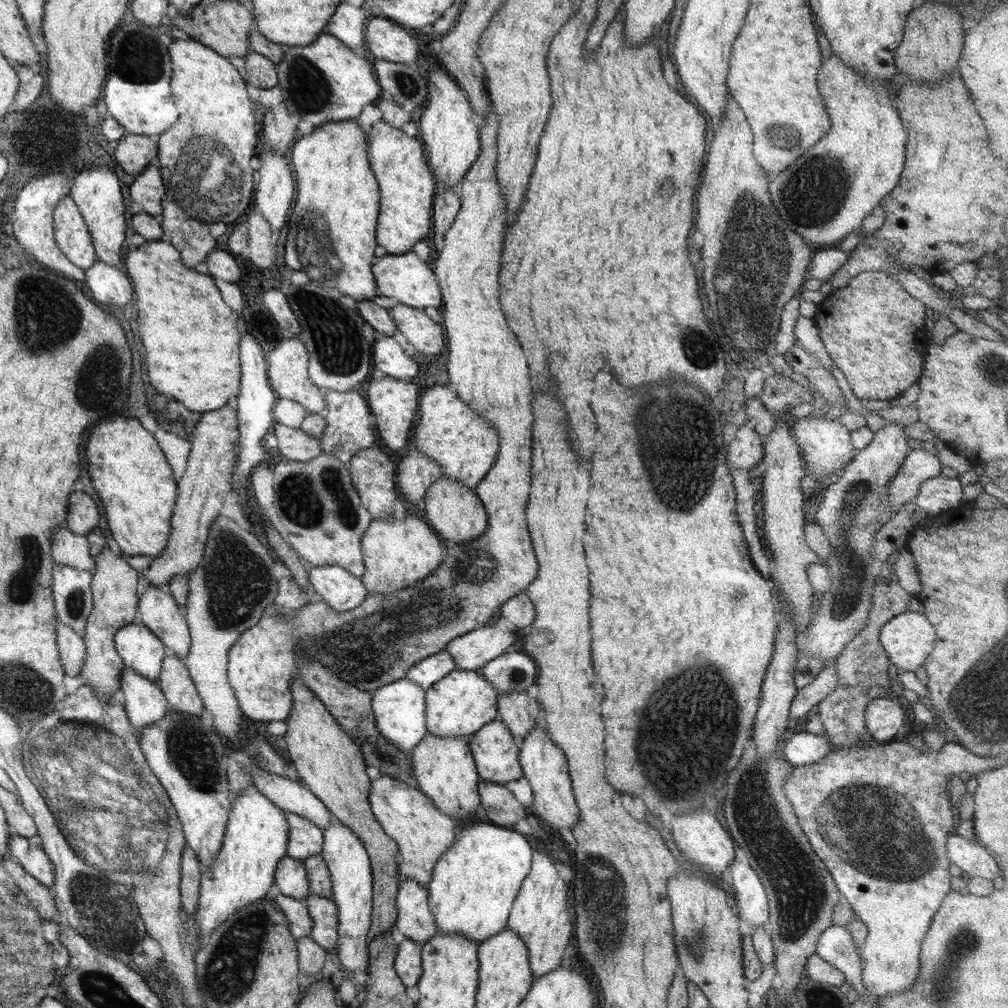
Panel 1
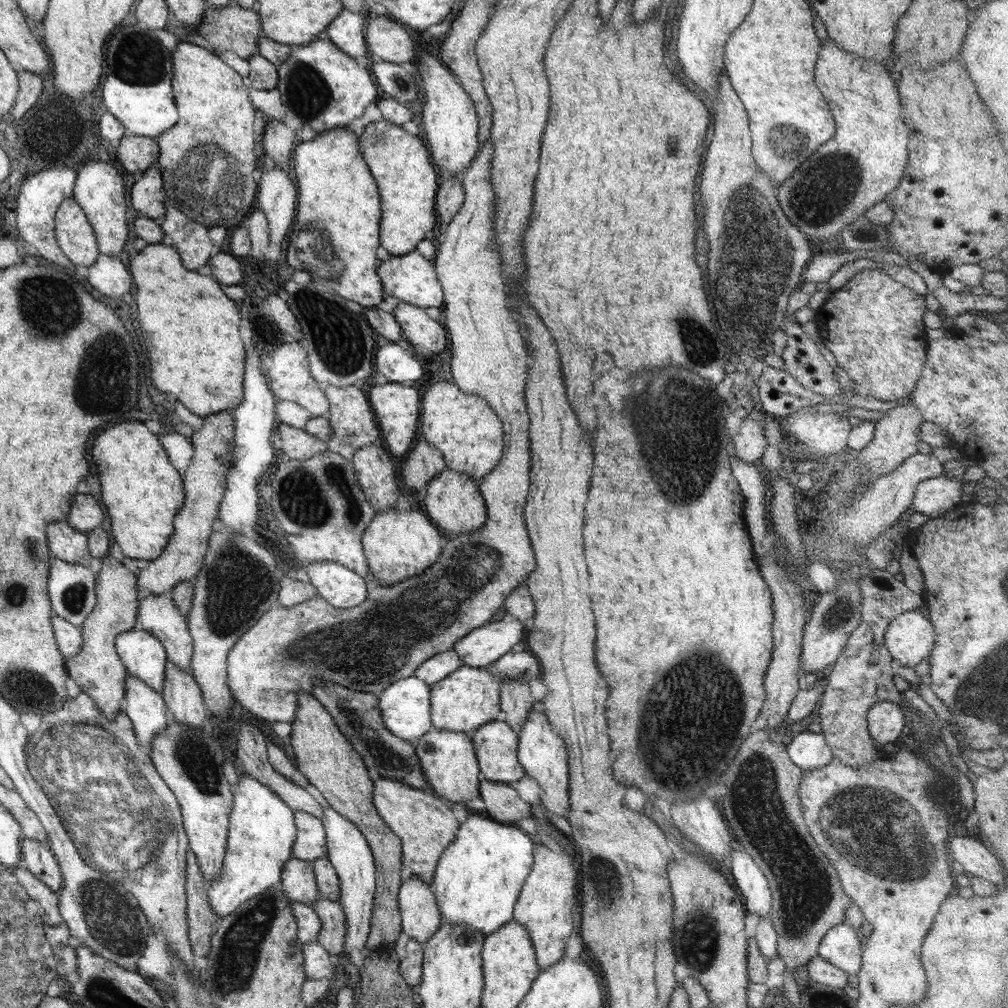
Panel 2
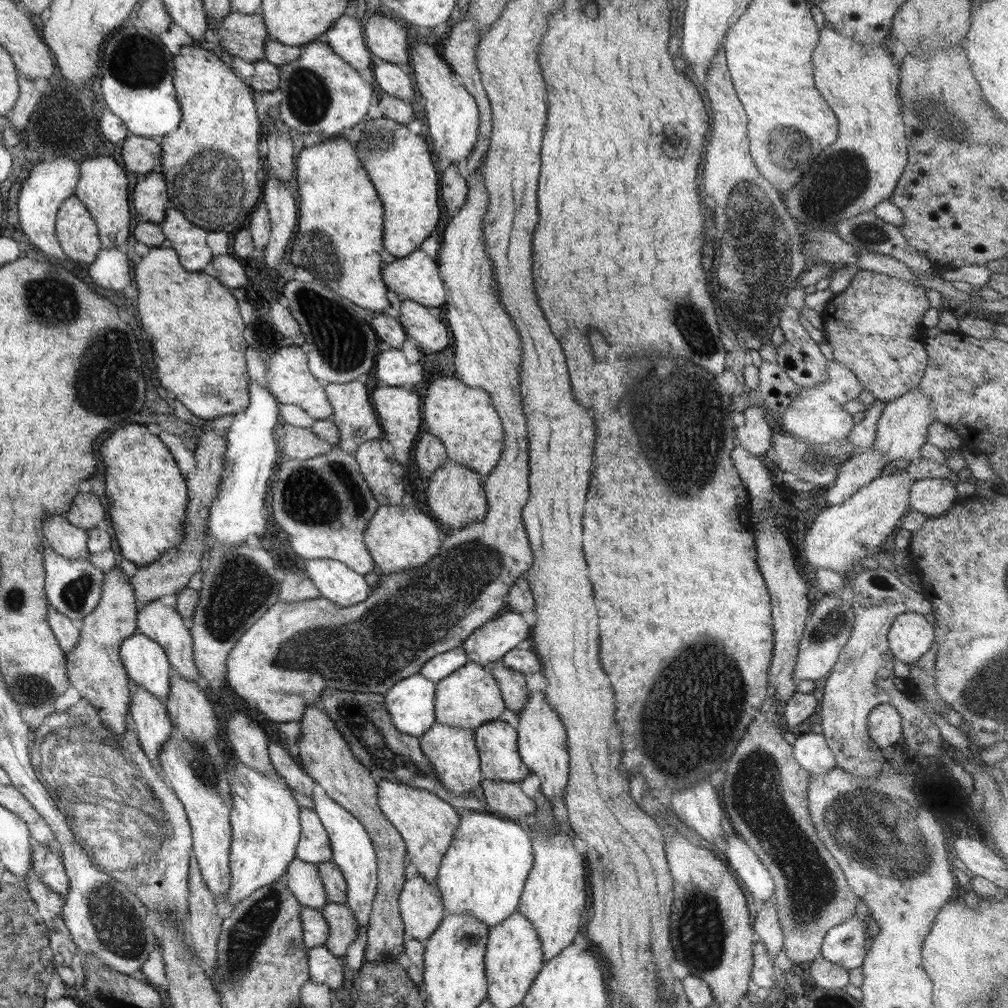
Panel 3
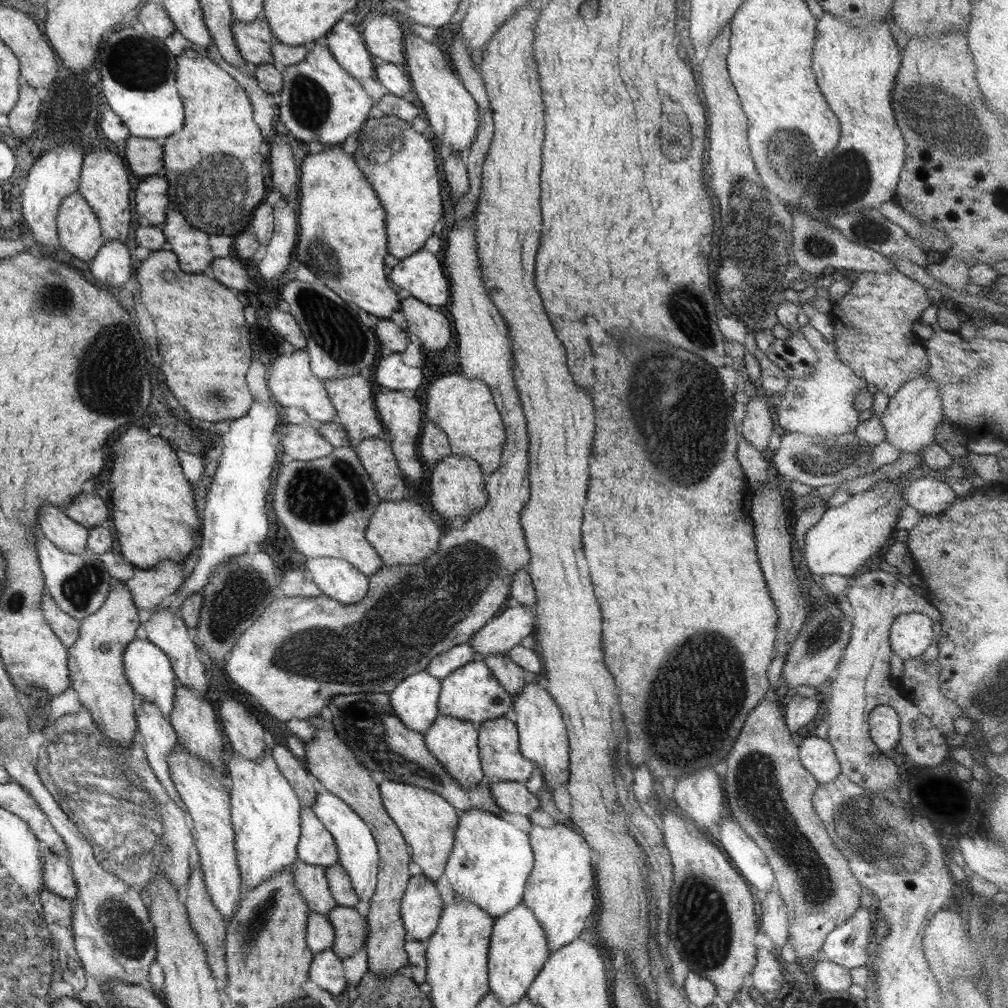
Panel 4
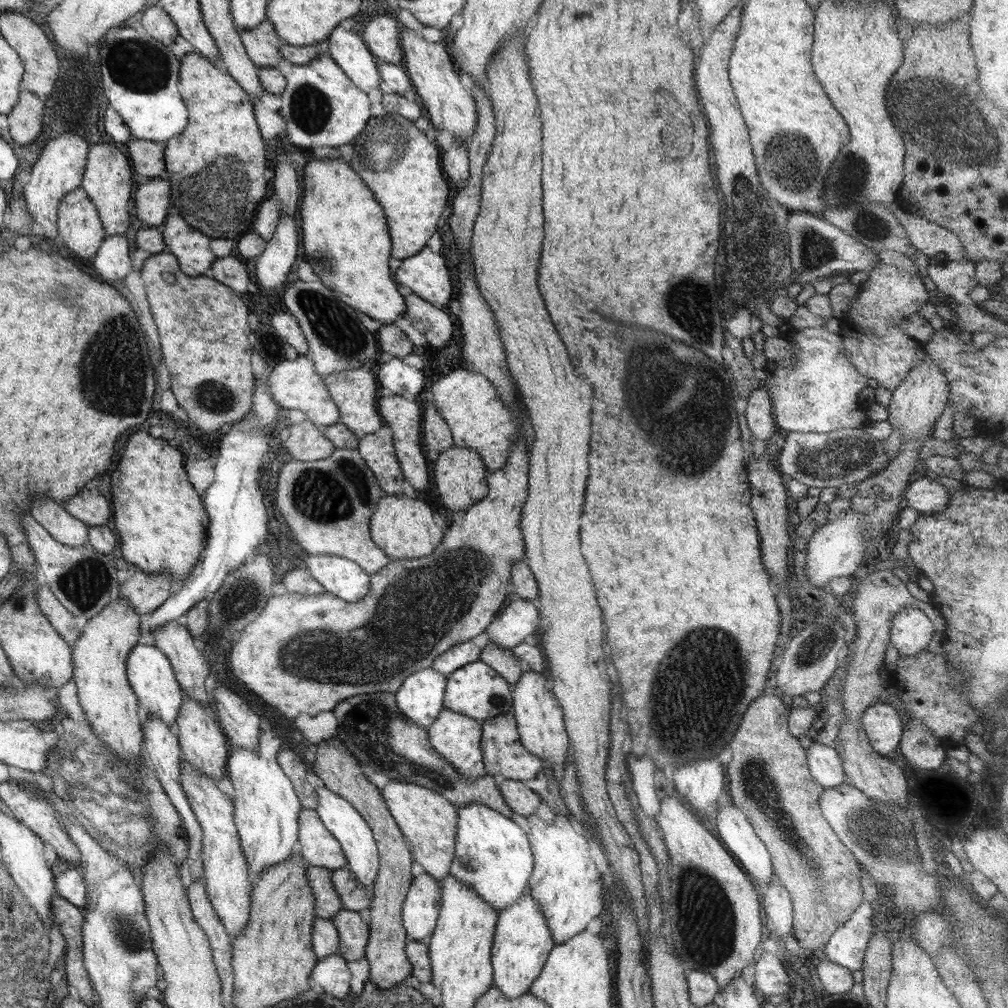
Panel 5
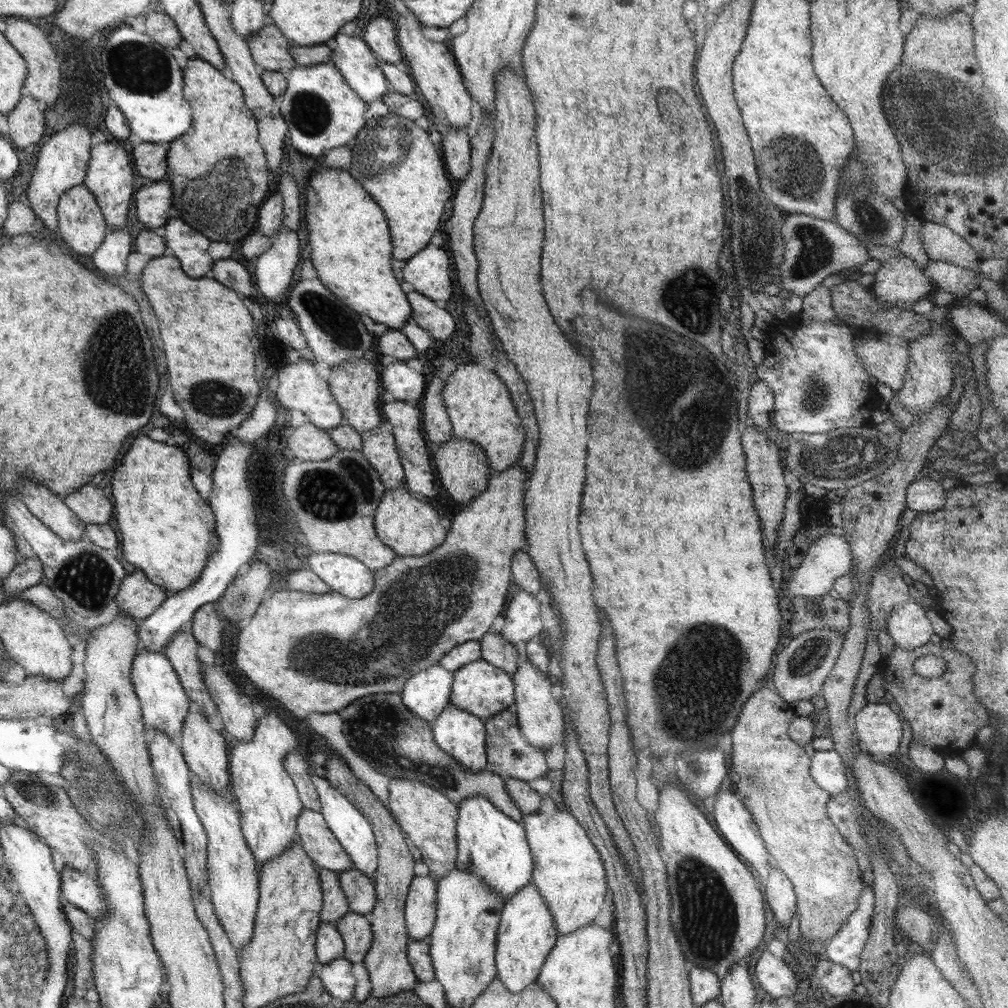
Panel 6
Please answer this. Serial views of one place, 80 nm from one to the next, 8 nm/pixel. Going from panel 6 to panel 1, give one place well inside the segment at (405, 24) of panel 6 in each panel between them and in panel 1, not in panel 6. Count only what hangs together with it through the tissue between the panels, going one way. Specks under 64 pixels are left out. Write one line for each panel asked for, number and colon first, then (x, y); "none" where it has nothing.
1: (450, 134)
2: (450, 121)
3: (452, 114)
4: (453, 114)
5: (449, 107)

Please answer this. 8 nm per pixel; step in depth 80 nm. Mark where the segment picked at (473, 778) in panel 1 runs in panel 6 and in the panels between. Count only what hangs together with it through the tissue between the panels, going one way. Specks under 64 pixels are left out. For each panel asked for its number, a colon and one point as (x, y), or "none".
2: (448, 759)
3: (452, 752)
4: (453, 742)
5: (457, 738)
6: (458, 733)

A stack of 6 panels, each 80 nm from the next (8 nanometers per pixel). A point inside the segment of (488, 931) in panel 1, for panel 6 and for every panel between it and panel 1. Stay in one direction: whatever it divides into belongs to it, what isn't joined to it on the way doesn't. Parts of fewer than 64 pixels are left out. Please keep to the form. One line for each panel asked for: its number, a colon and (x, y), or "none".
2: (477, 881)
3: (483, 873)
4: (491, 860)
5: (493, 857)
6: (494, 846)

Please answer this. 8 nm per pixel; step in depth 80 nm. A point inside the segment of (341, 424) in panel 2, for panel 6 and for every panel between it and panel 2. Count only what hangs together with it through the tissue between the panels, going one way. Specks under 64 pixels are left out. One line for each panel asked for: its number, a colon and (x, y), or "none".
3: (353, 414)
4: (352, 396)
5: (355, 392)
6: (356, 385)

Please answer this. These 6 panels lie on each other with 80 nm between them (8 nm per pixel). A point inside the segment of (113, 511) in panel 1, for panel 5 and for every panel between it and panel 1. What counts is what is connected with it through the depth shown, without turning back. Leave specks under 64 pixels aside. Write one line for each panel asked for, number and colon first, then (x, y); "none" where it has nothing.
2: (143, 491)
3: (148, 495)
4: (156, 516)
5: (161, 520)

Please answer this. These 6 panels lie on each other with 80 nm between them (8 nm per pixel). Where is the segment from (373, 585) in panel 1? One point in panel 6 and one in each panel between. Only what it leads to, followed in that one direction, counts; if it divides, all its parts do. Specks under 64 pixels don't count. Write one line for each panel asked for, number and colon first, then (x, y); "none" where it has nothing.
2: (397, 545)
3: (398, 538)
4: (402, 533)
5: (402, 527)
6: (410, 527)

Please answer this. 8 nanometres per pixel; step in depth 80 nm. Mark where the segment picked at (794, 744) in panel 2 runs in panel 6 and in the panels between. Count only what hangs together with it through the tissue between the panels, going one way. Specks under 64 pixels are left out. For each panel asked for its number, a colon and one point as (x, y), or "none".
3: (812, 753)
4: (817, 756)
5: (826, 766)
6: (827, 769)

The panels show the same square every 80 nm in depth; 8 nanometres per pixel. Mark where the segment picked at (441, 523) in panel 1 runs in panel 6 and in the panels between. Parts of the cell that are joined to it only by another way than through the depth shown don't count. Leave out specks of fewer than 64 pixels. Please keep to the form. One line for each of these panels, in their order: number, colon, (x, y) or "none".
2: (453, 502)
3: (455, 495)
4: (457, 483)
5: (460, 476)
6: (461, 466)

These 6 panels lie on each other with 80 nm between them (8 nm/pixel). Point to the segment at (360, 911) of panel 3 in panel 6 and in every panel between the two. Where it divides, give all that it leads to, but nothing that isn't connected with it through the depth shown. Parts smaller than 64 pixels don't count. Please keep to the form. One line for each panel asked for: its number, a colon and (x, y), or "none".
4: (358, 855)
5: (346, 825)
6: (353, 830)

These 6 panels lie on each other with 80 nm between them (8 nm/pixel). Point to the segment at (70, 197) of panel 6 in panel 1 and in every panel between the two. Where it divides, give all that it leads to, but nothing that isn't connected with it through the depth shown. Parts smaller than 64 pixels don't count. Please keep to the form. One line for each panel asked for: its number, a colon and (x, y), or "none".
1: (73, 237)
2: (75, 235)
3: (78, 233)
4: (80, 233)
5: (81, 230)

